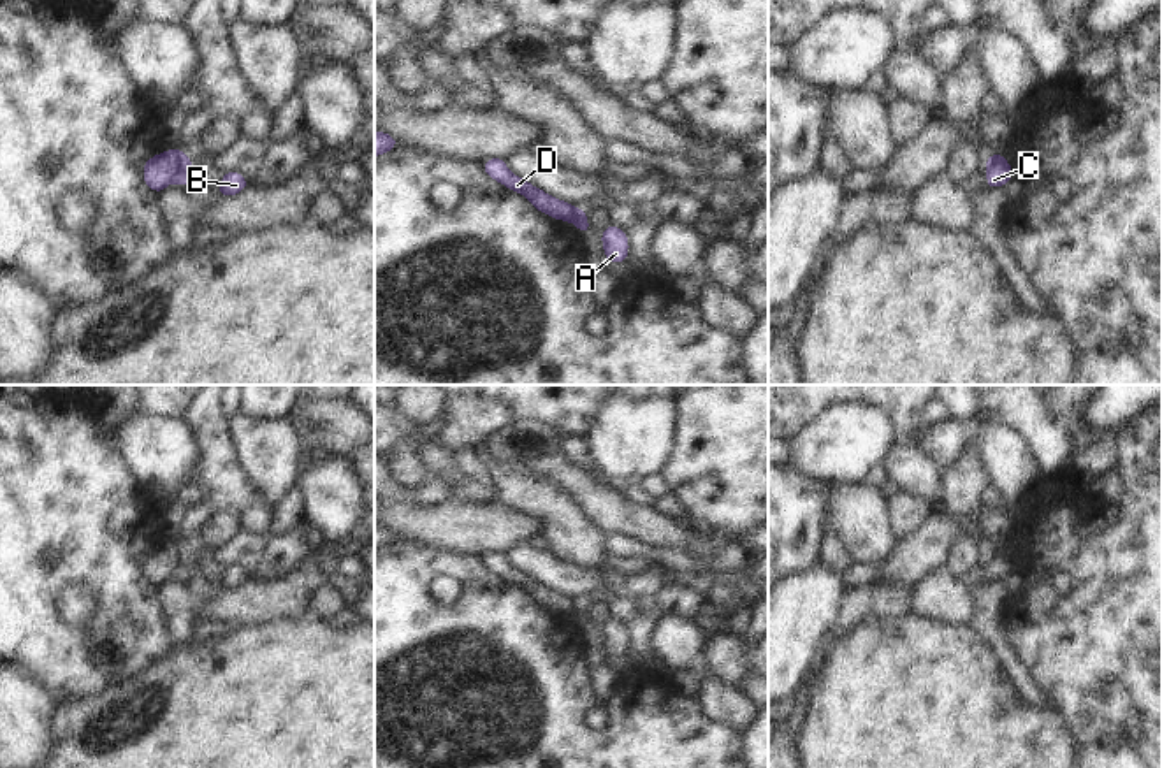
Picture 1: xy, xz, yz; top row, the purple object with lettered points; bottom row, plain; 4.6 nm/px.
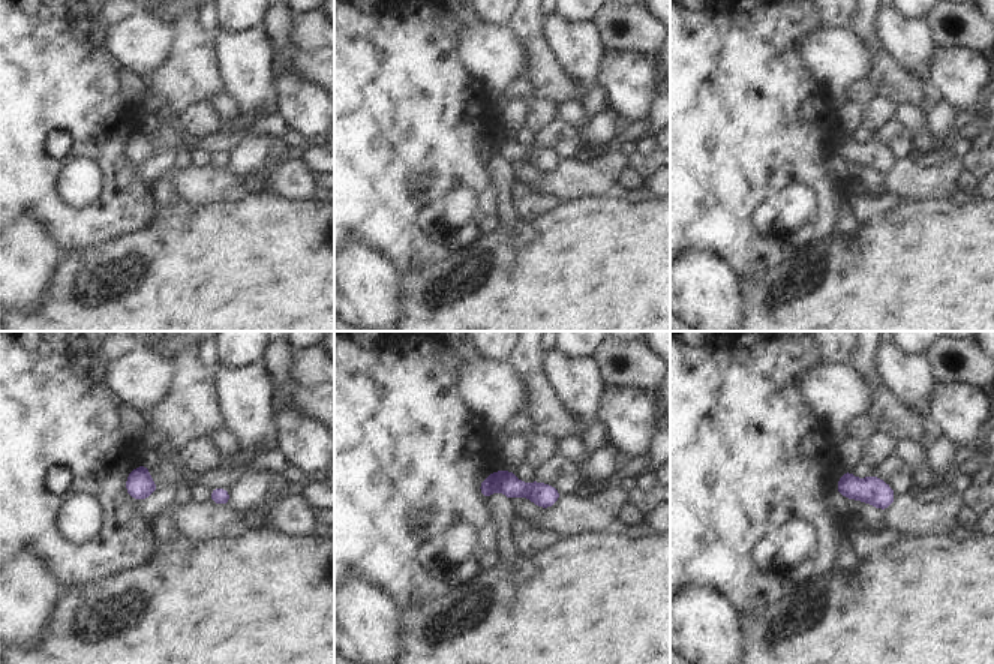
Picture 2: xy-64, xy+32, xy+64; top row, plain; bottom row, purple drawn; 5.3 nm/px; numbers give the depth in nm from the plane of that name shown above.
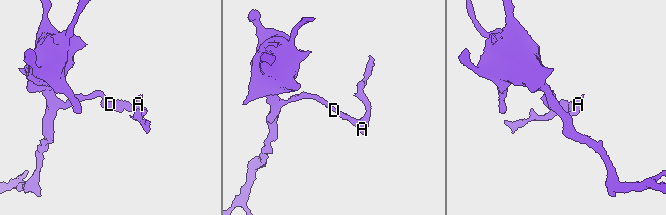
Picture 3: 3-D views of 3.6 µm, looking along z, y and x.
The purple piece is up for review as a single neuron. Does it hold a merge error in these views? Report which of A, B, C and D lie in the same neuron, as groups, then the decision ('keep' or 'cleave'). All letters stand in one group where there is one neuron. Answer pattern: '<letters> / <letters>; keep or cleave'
A B C / D; cleave

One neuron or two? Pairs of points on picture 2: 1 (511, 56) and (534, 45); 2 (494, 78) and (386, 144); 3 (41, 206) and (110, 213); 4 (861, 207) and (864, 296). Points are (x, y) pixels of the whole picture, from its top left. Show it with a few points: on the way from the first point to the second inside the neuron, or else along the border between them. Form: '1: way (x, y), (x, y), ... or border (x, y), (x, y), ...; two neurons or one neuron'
1: border (507, 26), (526, 56), (520, 78); two neurons
2: border (462, 57), (465, 65), (483, 83), (495, 104); two neurons
3: way (57, 213), (60, 216), (93, 216); one neuron
4: border (892, 209), (858, 225); two neurons

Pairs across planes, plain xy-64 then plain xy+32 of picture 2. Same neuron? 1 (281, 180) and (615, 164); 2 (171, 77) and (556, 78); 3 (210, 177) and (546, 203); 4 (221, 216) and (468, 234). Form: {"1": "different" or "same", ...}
{"1": "different", "2": "same", "3": "different", "4": "different"}

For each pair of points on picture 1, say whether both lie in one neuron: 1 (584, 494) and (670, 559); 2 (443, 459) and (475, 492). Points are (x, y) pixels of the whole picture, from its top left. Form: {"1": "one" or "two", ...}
{"1": "two", "2": "one"}

